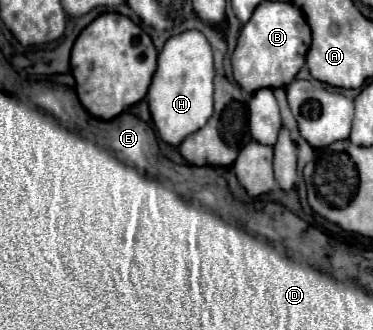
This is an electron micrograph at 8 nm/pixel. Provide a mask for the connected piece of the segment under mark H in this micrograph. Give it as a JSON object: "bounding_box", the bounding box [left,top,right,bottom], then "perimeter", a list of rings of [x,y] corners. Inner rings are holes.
{"bounding_box":[147,29,213,145],"perimeter":[[[191,29],[167,39],[159,53],[157,71],[147,95],[153,123],[165,143],[179,145],[213,115],[213,77],[213,51],[201,31]]]}

